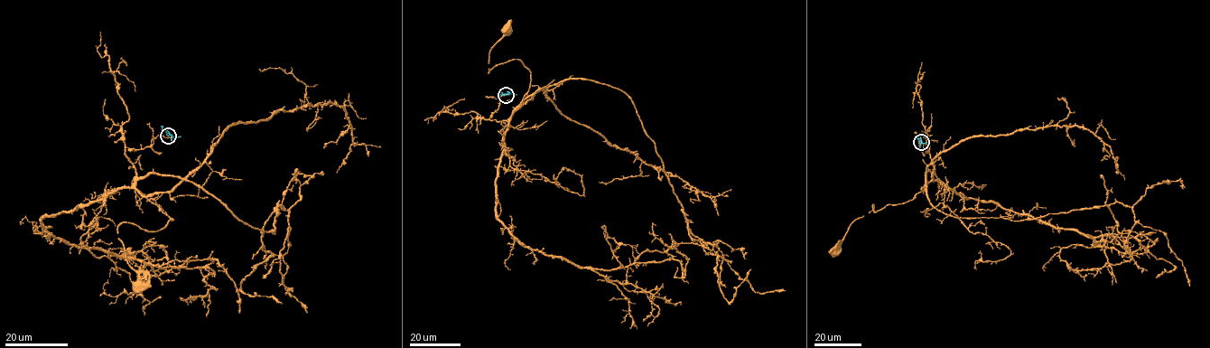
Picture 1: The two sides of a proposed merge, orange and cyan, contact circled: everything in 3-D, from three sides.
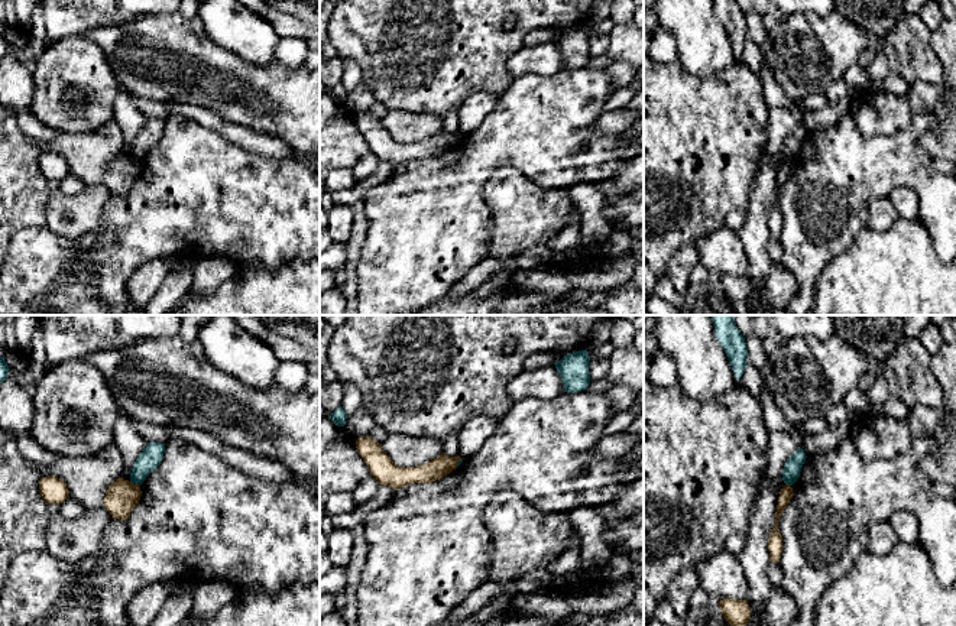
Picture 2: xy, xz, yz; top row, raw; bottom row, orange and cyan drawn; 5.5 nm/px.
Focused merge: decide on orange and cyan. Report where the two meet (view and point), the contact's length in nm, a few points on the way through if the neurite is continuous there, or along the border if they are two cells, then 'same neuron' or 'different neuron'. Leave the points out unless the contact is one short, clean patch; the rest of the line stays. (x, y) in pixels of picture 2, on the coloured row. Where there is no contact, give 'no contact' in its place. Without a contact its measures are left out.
xy (135, 485) | 70 nm | along xy (130, 480), (139, 486) | different neuron

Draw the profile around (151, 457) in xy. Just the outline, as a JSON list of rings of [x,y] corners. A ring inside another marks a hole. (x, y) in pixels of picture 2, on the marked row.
[[[150,442],[142,451],[142,454],[135,461],[130,471],[130,481],[133,484],[142,484],[150,471],[153,471],[162,461],[165,453],[165,444]]]

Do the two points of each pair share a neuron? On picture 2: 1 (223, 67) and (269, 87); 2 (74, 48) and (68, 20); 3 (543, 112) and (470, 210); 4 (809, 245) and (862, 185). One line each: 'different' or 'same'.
1: same
2: different
3: same
4: same

